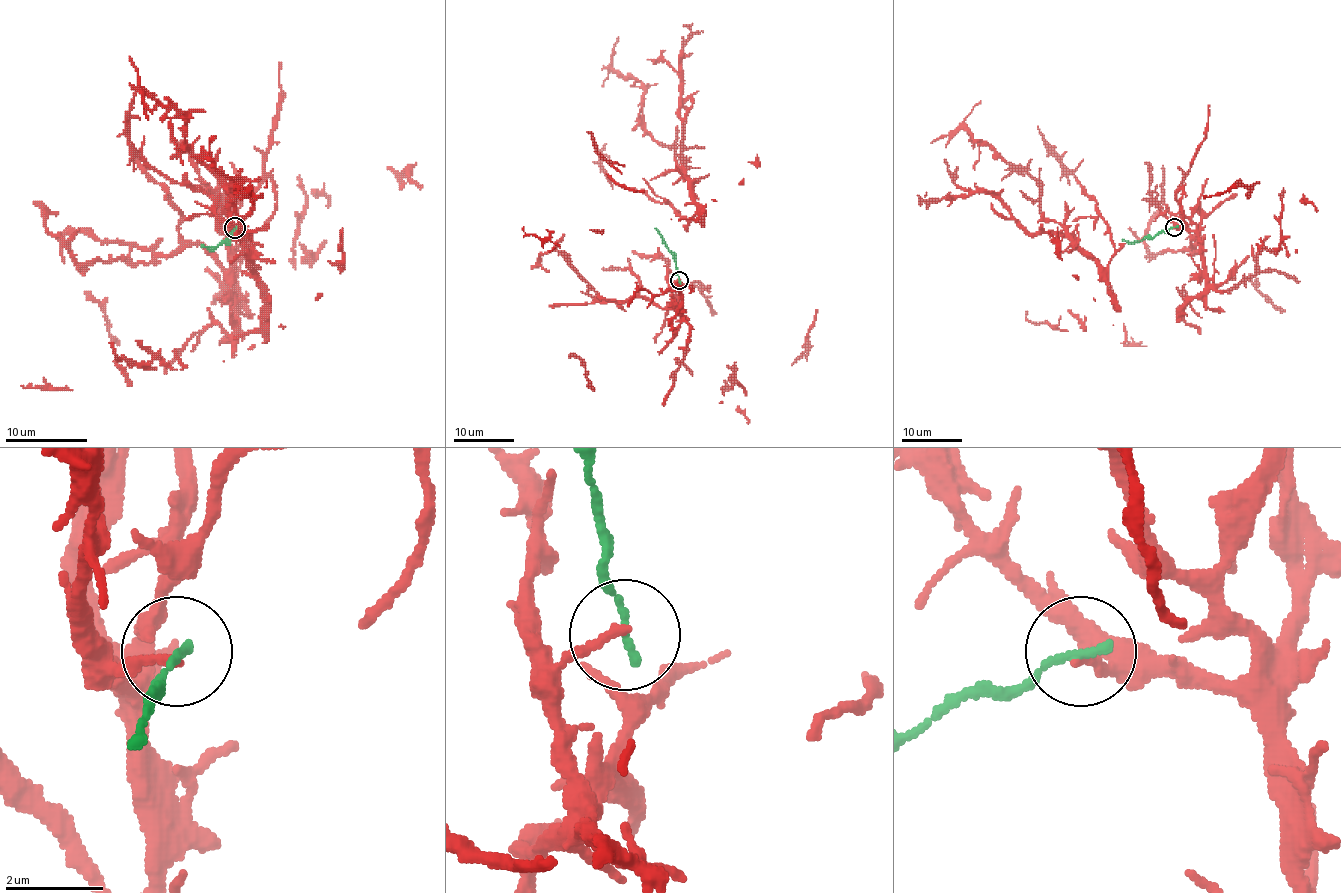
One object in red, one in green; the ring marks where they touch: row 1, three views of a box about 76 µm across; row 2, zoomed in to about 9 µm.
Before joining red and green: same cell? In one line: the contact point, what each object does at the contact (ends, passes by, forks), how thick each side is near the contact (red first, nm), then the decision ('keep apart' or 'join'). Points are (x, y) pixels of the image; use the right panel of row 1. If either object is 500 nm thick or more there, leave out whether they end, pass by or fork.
(1174, 227) | red ends | green ends | 200/190 nm | keep apart

